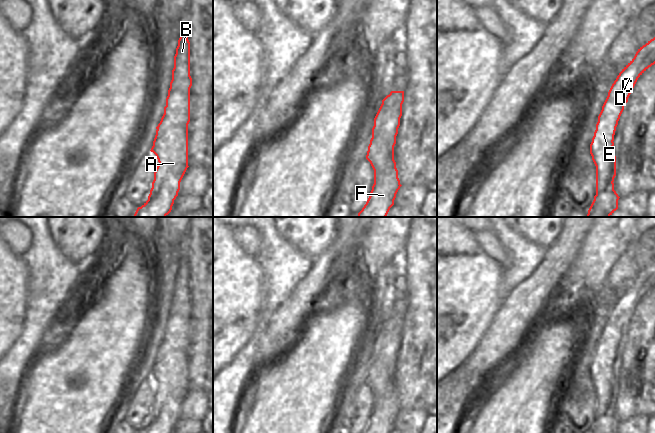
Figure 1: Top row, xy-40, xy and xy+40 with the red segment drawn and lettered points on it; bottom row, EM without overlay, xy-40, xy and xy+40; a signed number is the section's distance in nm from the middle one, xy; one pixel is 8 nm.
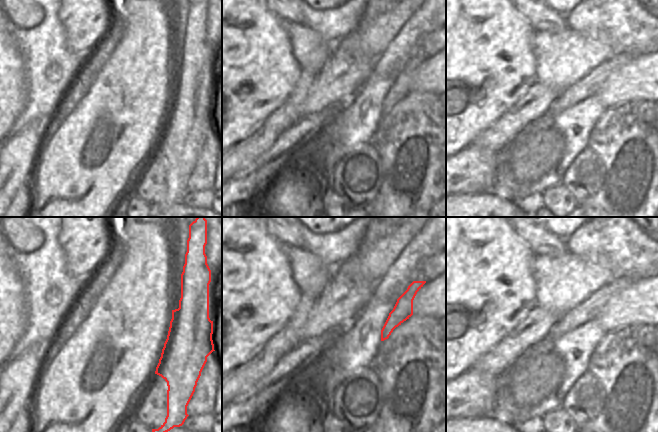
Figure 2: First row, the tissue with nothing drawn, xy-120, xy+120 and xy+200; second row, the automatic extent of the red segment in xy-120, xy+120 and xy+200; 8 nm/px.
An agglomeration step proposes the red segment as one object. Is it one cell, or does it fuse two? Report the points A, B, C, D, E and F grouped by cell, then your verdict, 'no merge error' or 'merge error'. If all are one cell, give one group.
groups A B F / C D E; merge error

